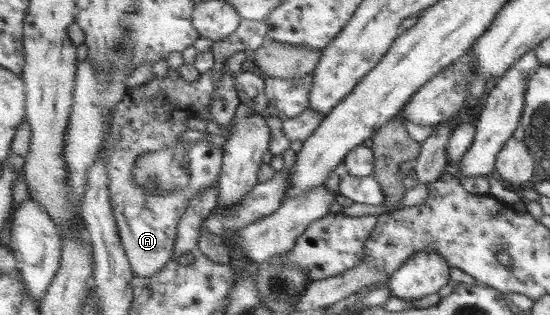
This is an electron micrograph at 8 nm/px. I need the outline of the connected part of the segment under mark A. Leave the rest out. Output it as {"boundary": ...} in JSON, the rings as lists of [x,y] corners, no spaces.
{"boundary":[[[244,18],[234,35],[227,37],[226,41],[218,40],[214,49],[217,66],[203,73],[198,81],[188,81],[183,76],[177,80],[170,77],[162,80],[154,78],[140,86],[129,88],[126,97],[118,104],[109,133],[108,145],[112,151],[108,151],[110,158],[106,160],[106,167],[110,173],[110,197],[119,221],[119,232],[134,267],[134,274],[138,278],[152,278],[160,274],[175,258],[179,227],[183,217],[187,215],[192,199],[189,191],[180,189],[170,192],[158,188],[156,192],[148,192],[134,178],[138,159],[146,153],[156,153],[162,149],[182,147],[189,152],[194,147],[194,143],[181,139],[184,131],[190,130],[188,119],[211,113],[216,90],[223,73],[228,70],[228,59],[240,51],[260,49],[267,42],[269,27],[267,20]]]}

